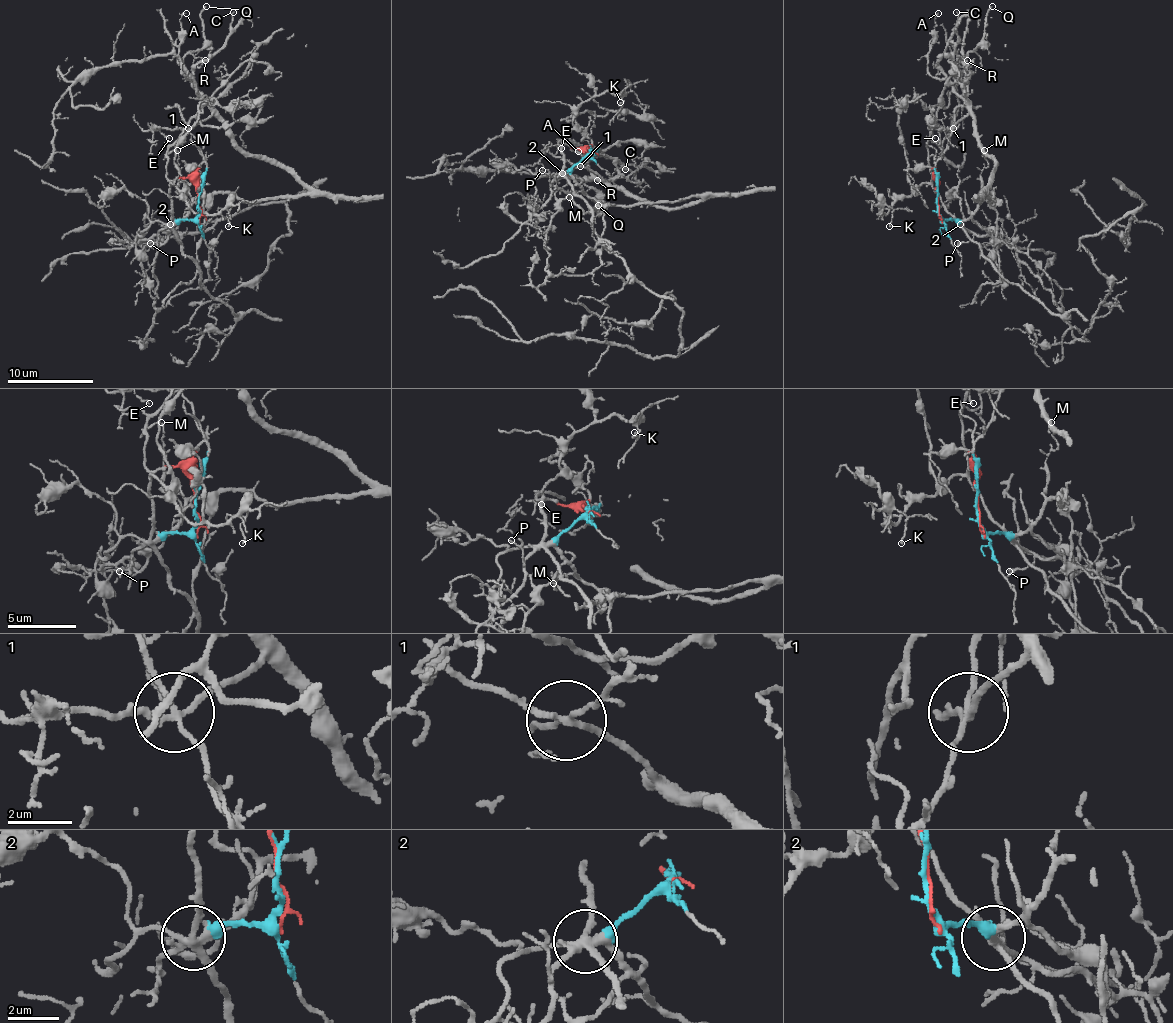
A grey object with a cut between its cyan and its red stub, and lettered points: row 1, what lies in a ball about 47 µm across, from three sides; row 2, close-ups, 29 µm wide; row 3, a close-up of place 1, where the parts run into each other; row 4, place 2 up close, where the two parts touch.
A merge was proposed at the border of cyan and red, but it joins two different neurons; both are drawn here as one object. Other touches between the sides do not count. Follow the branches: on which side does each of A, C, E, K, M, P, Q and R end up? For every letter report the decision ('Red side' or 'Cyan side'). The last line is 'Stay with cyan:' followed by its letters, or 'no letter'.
A: Cyan side
C: Cyan side
E: Cyan side
K: Red side
M: Cyan side
P: Cyan side
Q: Cyan side
R: Cyan side
Stay with cyan: A, C, E, M, P, Q, R

